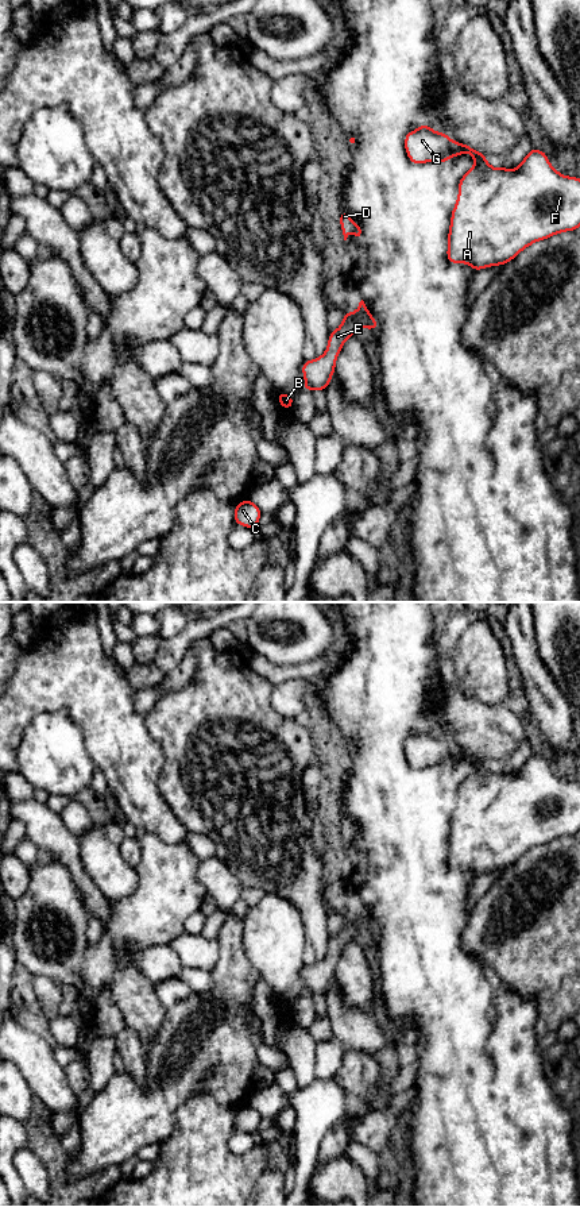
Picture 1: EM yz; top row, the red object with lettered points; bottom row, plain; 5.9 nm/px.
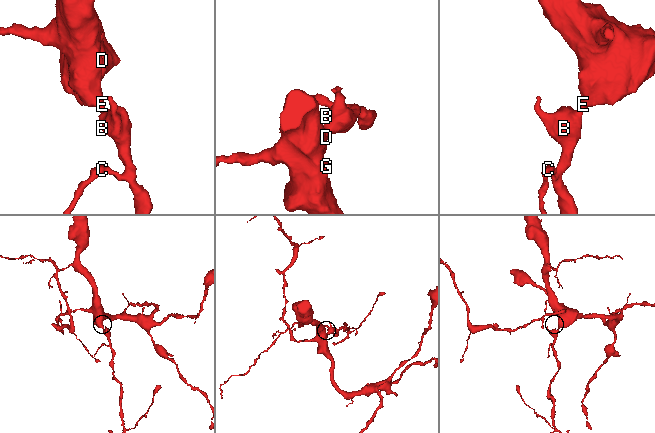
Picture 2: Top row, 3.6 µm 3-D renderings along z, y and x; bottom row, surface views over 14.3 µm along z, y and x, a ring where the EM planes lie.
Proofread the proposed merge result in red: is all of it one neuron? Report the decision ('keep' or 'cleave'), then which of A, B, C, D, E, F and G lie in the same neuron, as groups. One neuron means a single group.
keep; A B C D E F G

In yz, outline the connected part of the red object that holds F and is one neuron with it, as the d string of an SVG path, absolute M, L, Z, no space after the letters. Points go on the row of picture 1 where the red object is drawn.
M422 124L405 135L405 149L414 165L445 162L469 153L475 166L459 181L459 196L452 211L446 258L467 263L475 271L506 265L530 244L580 227L580 178L562 176L542 150L531 149L517 169L494 169L486 155L468 144L452 140Z

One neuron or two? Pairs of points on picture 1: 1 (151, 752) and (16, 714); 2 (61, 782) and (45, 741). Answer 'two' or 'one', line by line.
1: one
2: one

